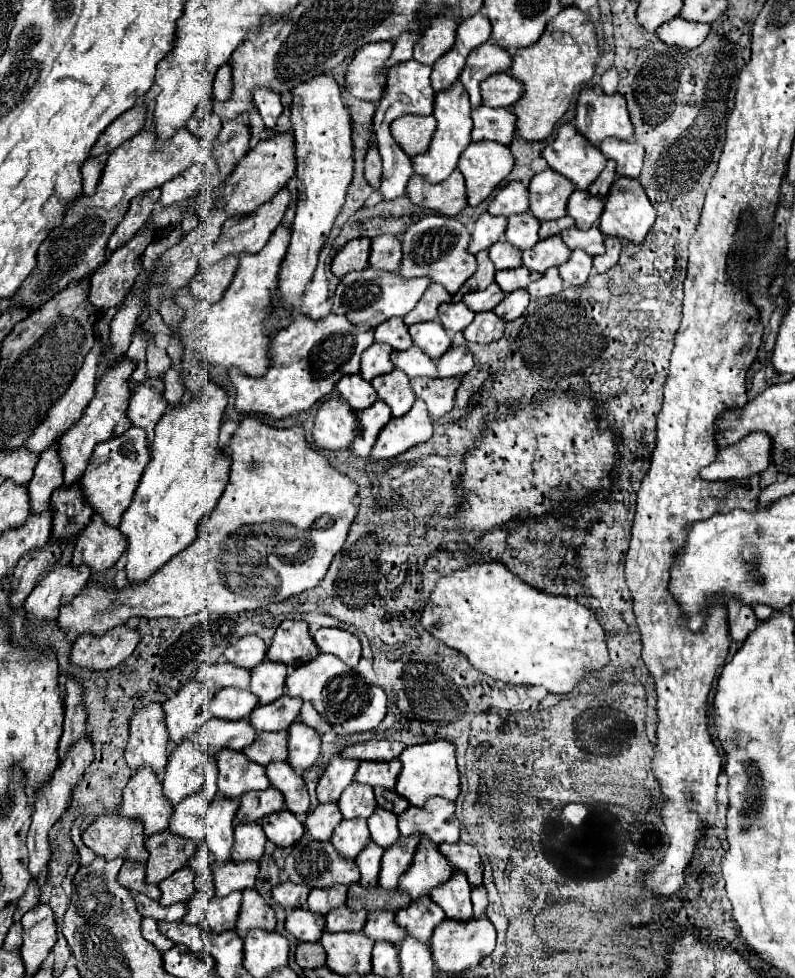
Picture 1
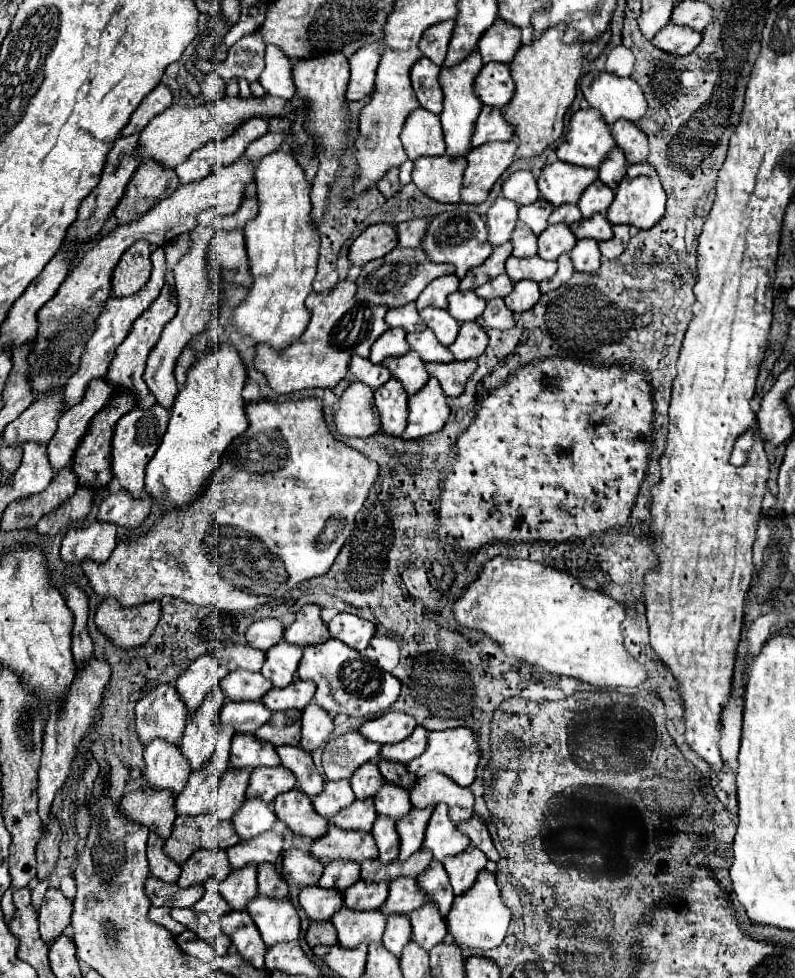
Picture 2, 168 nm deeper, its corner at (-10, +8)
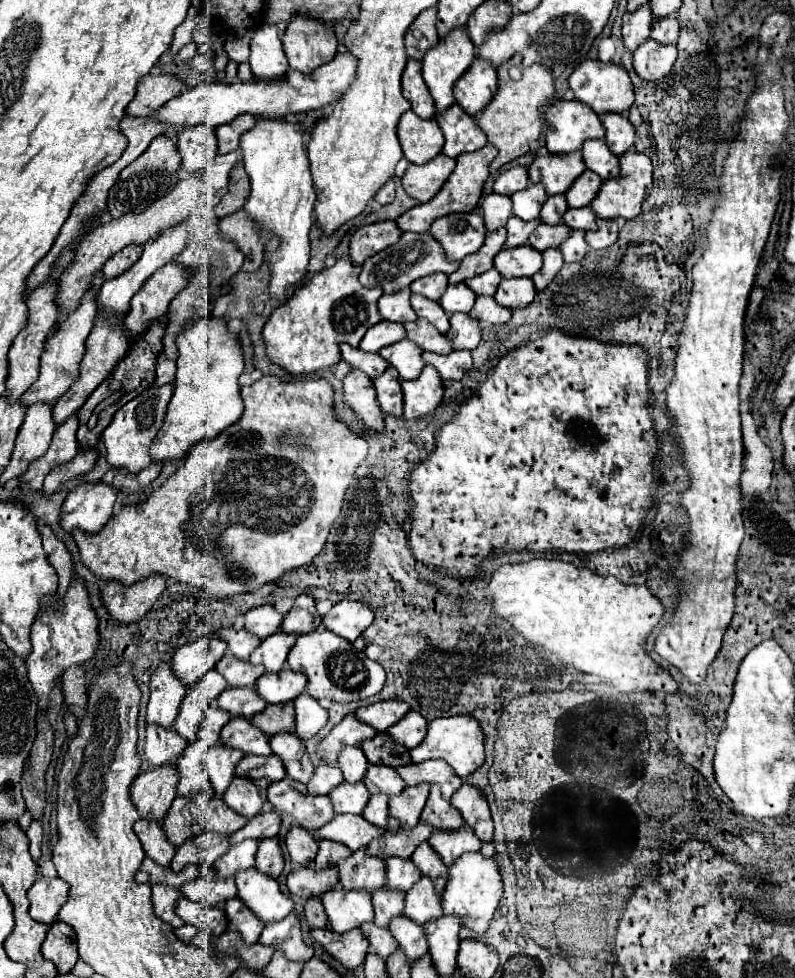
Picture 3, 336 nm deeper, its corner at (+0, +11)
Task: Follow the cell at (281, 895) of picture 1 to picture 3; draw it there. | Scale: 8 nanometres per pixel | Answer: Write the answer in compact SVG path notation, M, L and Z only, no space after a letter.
M293 826L285 836L285 848L287 848L291 864L295 868L305 868L305 866L311 868L319 846L311 832L307 832L299 826Z

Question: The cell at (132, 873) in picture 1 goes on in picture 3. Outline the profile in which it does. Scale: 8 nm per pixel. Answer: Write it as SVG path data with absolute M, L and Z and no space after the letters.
M141 818L135 826L133 826L135 834L139 836L141 844L143 844L143 850L145 854L155 860L159 866L169 866L171 860L173 860L173 854L175 854L175 846L167 842L165 838L165 832L161 830L161 824L159 822L151 822L151 820L145 820Z

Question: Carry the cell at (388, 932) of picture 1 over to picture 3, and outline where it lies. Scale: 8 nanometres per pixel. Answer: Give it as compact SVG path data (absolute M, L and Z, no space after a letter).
M387 858L385 866L387 866L387 888L389 890L407 892L421 878L421 874L417 874L417 868L413 868L413 862L409 858L407 860Z

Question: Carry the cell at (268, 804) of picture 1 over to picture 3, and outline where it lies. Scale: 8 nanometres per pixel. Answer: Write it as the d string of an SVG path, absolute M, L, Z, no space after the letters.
M245 756L237 764L235 774L251 780L259 792L265 792L269 784L285 778L285 768L277 756Z

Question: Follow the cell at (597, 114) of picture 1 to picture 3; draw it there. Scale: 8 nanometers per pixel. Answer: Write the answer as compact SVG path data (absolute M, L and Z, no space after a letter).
M585 60L581 62L573 74L569 76L569 86L575 92L575 98L587 106L591 106L599 116L607 112L617 112L617 114L627 114L629 108L635 102L633 94L633 84L629 80L629 74L625 72L623 66L617 64L605 64L601 60Z

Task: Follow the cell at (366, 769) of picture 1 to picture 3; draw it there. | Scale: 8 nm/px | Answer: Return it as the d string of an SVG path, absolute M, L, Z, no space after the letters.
M411 710L397 726L391 726L383 734L387 734L393 742L411 750L423 742L425 734L427 734L427 720L421 718L421 714L415 714Z

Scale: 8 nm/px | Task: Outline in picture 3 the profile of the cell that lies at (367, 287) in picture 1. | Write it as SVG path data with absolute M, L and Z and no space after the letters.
M405 232L397 244L381 250L379 254L367 258L361 266L361 274L359 274L359 282L365 288L383 288L385 294L397 294L399 290L407 288L413 280L421 278L421 276L429 276L435 272L443 272L443 274L451 274L457 270L459 264L449 262L445 258L445 254L441 254L441 246L437 246L437 240L431 234L413 234L413 232Z

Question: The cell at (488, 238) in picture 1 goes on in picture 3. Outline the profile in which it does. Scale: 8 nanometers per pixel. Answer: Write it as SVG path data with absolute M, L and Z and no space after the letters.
M491 192L483 202L481 202L481 210L483 210L483 220L485 220L485 228L487 232L495 232L499 228L505 226L505 222L511 218L511 198L509 196L501 196Z

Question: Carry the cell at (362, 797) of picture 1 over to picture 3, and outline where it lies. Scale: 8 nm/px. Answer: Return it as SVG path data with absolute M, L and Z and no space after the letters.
M349 746L349 750L343 750L341 752L341 758L339 758L339 768L345 776L345 782L349 784L355 784L355 782L361 782L367 768L369 768L369 762L363 754L363 750L359 746Z

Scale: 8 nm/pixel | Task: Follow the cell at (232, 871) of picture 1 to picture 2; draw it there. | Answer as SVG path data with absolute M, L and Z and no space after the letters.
M275 831L261 833L259 837L253 837L251 841L239 841L237 845L227 849L229 863L233 869L239 869L251 861L255 863L277 863L283 849L283 837Z

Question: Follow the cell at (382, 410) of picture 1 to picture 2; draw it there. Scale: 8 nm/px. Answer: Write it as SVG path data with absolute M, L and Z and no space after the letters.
M393 377L375 389L377 409L381 413L383 431L389 435L401 435L407 425L407 393Z

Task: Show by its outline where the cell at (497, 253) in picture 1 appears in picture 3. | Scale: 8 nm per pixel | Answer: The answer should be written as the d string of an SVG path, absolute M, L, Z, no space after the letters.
M511 216L509 222L507 222L507 232L509 232L509 234L507 234L505 246L507 246L507 248L517 248L517 246L527 244L529 234L531 234L537 226L539 226L539 218L533 220L533 222L525 222L525 220L517 218L517 216Z

